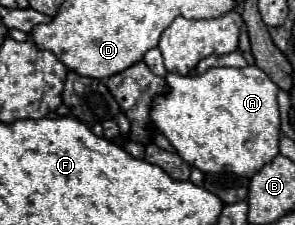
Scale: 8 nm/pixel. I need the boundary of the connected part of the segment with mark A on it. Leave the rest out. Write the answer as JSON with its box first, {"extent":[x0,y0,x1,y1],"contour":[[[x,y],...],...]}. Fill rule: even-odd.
{"extent":[151,64,279,178],"contour":[[[255,64],[247,68],[209,68],[207,72],[193,76],[169,72],[165,76],[165,84],[169,84],[167,92],[157,94],[151,102],[151,122],[163,132],[175,152],[193,168],[199,168],[207,174],[227,170],[251,178],[255,172],[261,170],[261,166],[269,164],[279,154],[279,88]]]}

